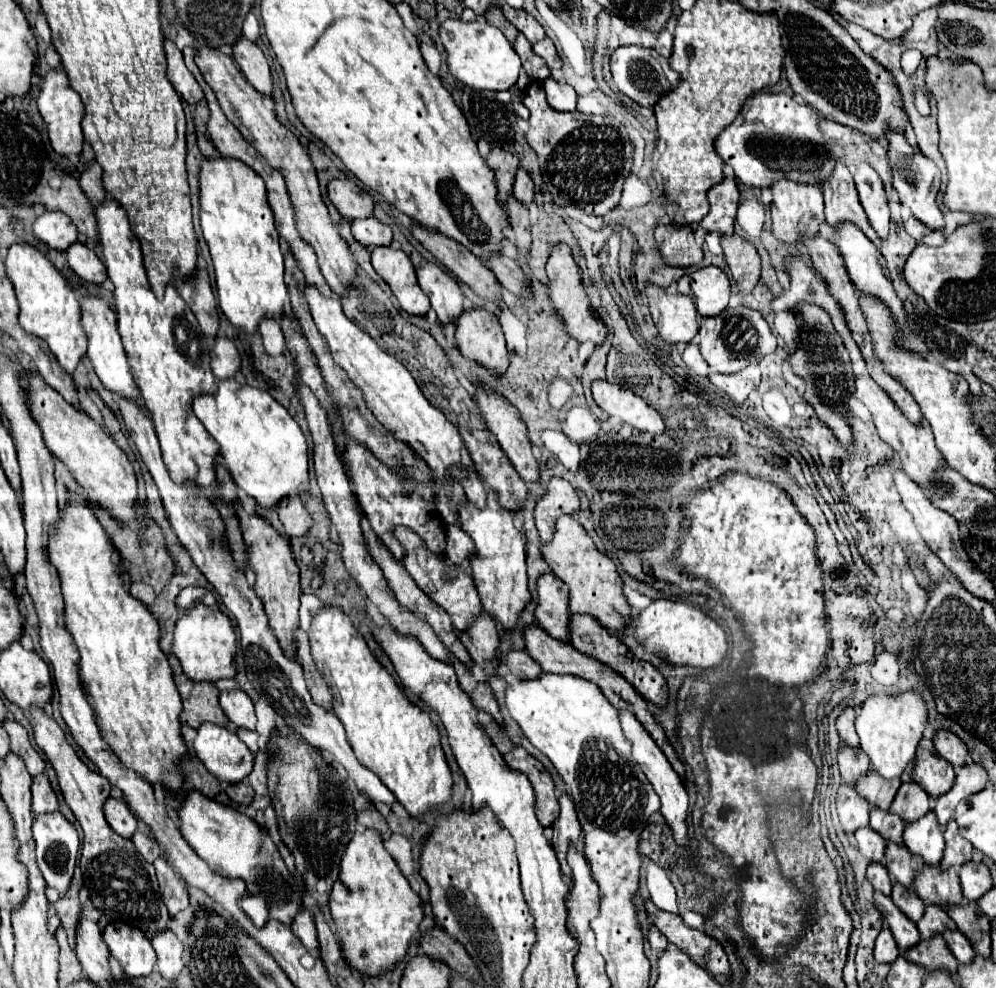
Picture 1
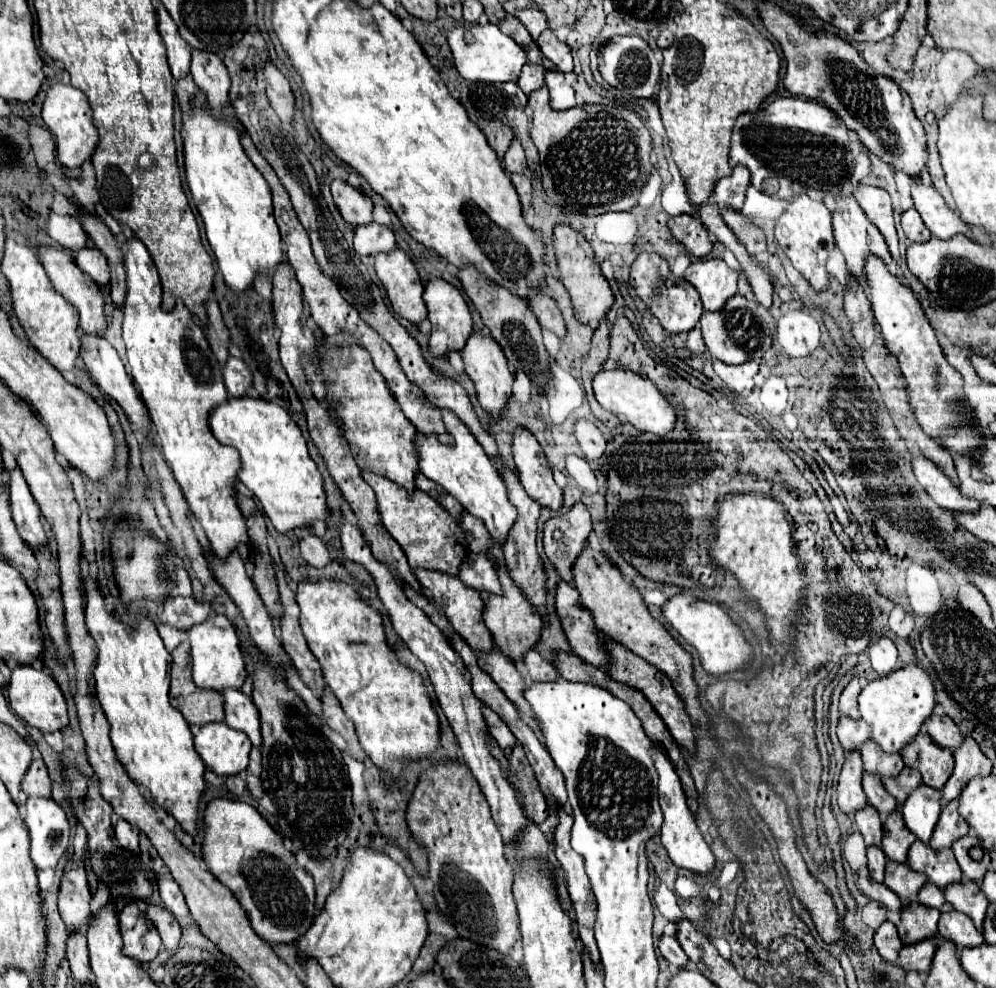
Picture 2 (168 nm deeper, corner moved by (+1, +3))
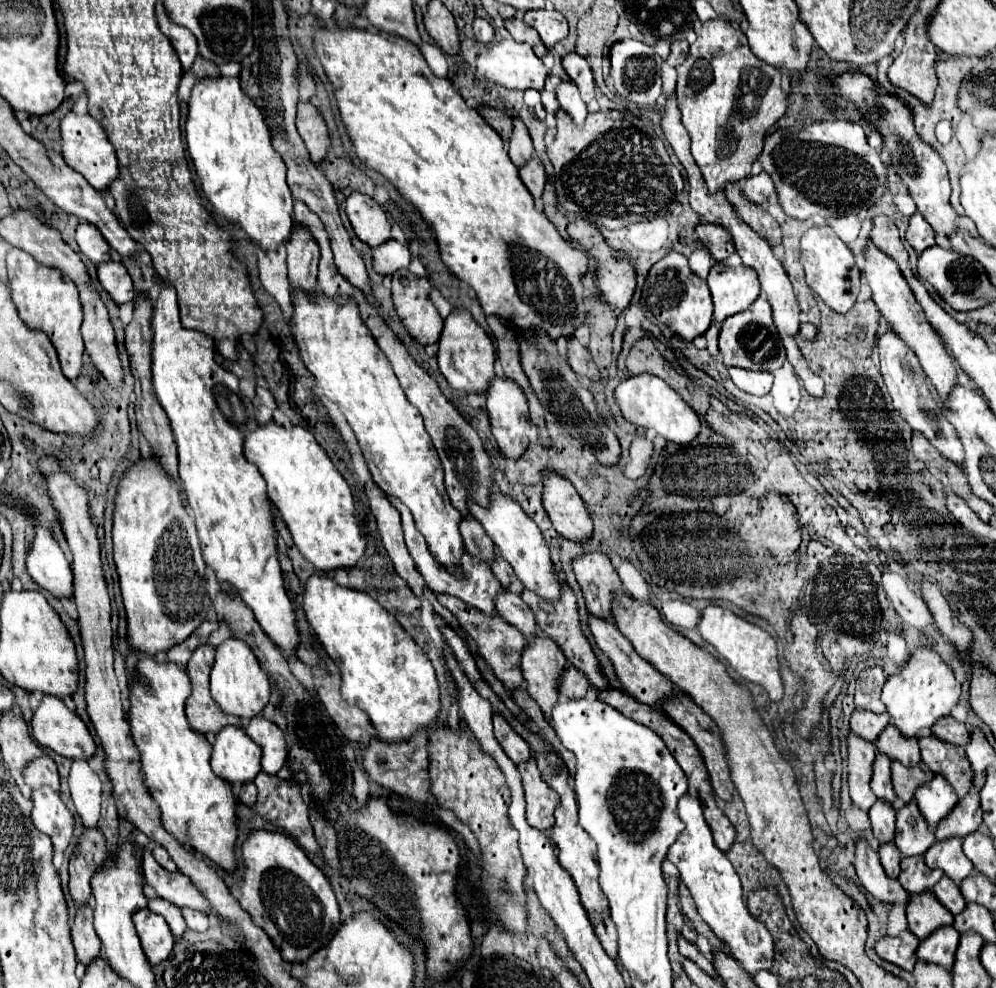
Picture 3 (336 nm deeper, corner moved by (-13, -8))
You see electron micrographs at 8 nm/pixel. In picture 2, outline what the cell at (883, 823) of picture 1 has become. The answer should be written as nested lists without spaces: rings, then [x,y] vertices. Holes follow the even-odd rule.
[[[867,771],[863,773],[863,791],[867,795],[869,805],[873,805],[881,817],[887,817],[891,811],[897,809],[895,799],[885,791],[881,779],[877,779],[877,775],[867,775]]]

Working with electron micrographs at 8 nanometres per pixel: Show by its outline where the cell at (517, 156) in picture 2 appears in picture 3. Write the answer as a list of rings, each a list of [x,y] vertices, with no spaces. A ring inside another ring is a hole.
[[[515,118],[513,124],[515,124],[515,130],[513,130],[513,136],[509,142],[509,158],[517,168],[523,168],[533,158],[535,150],[533,150],[531,136],[529,136],[525,124],[519,118]]]

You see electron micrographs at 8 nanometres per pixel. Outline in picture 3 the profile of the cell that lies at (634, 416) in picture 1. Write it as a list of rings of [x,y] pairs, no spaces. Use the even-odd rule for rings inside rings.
[[[639,374],[623,380],[615,388],[615,404],[619,406],[627,422],[645,430],[655,430],[659,436],[675,444],[689,444],[699,434],[699,418],[693,408],[689,408],[685,400],[667,382],[653,374]]]

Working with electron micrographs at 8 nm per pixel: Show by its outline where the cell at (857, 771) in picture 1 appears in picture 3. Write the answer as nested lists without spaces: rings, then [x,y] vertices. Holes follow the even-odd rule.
[[[855,710],[851,716],[851,732],[867,742],[875,742],[877,736],[889,726],[887,714],[873,714],[867,710]]]

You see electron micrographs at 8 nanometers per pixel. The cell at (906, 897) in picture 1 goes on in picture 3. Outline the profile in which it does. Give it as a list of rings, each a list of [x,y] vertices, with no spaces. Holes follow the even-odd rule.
[[[903,858],[901,860],[901,874],[899,884],[909,894],[921,894],[925,890],[931,890],[943,876],[943,870],[931,870],[925,866],[923,858]]]

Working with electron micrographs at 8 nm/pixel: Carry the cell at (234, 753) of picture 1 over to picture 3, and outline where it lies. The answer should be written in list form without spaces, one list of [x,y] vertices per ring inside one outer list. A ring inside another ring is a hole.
[[[223,728],[213,744],[213,772],[227,782],[251,782],[261,772],[261,748],[243,728]]]

